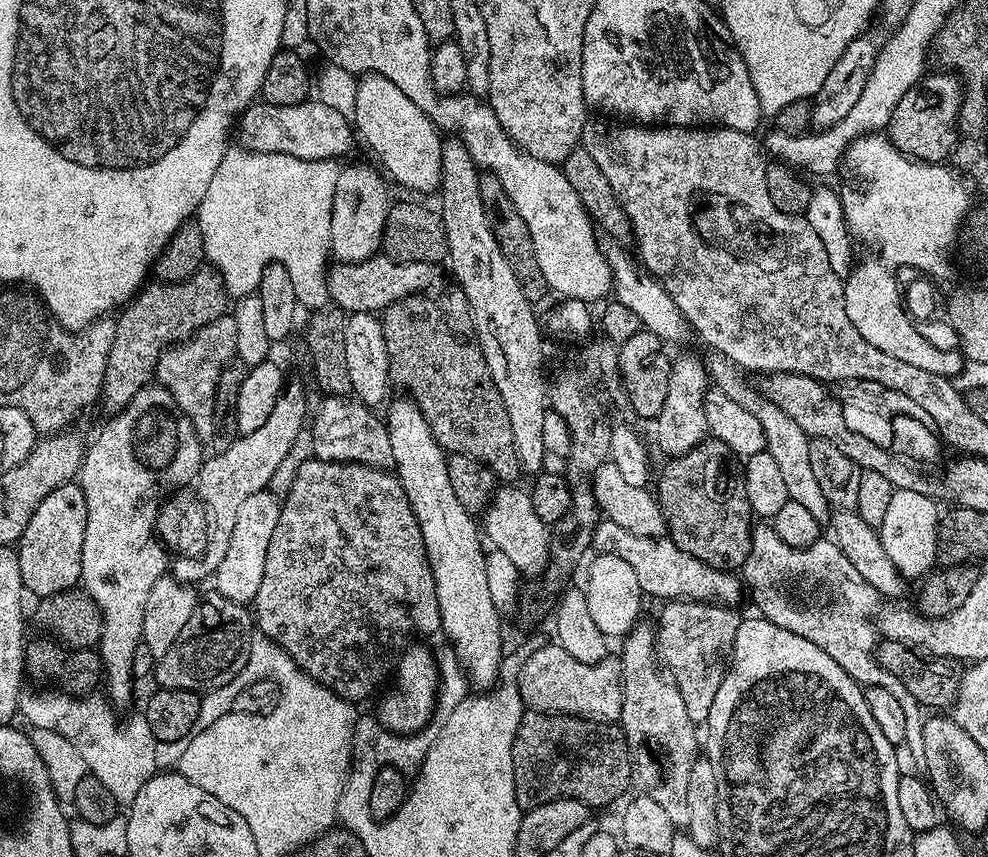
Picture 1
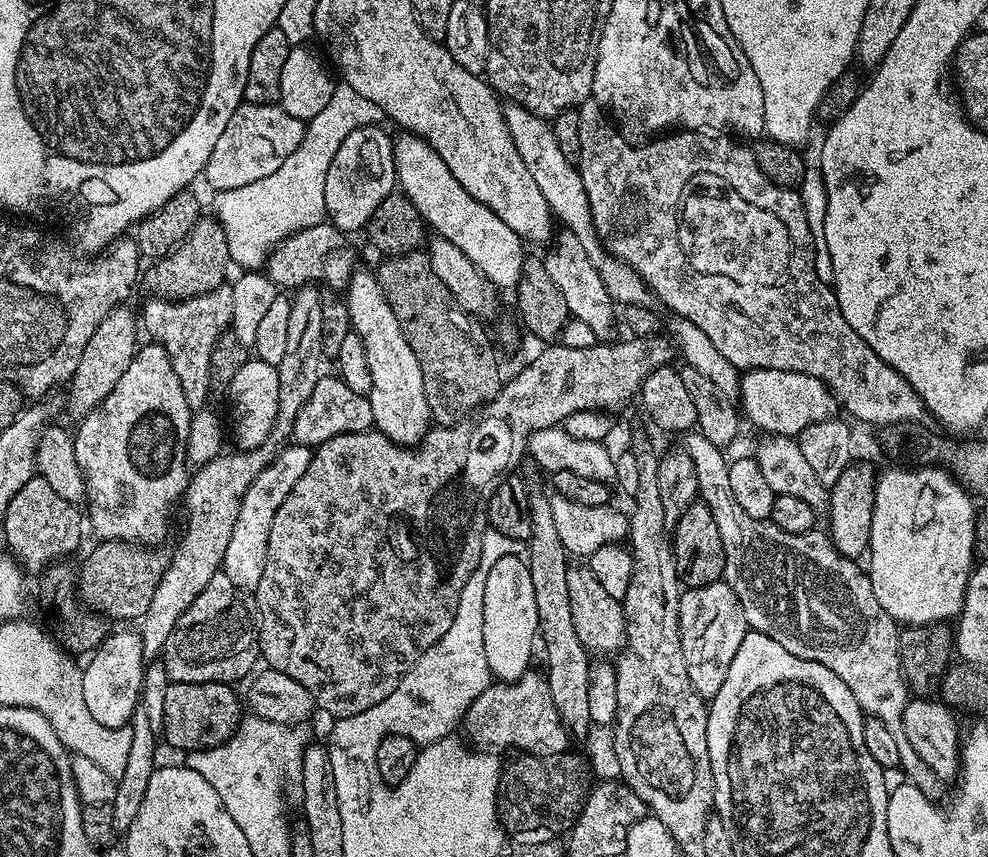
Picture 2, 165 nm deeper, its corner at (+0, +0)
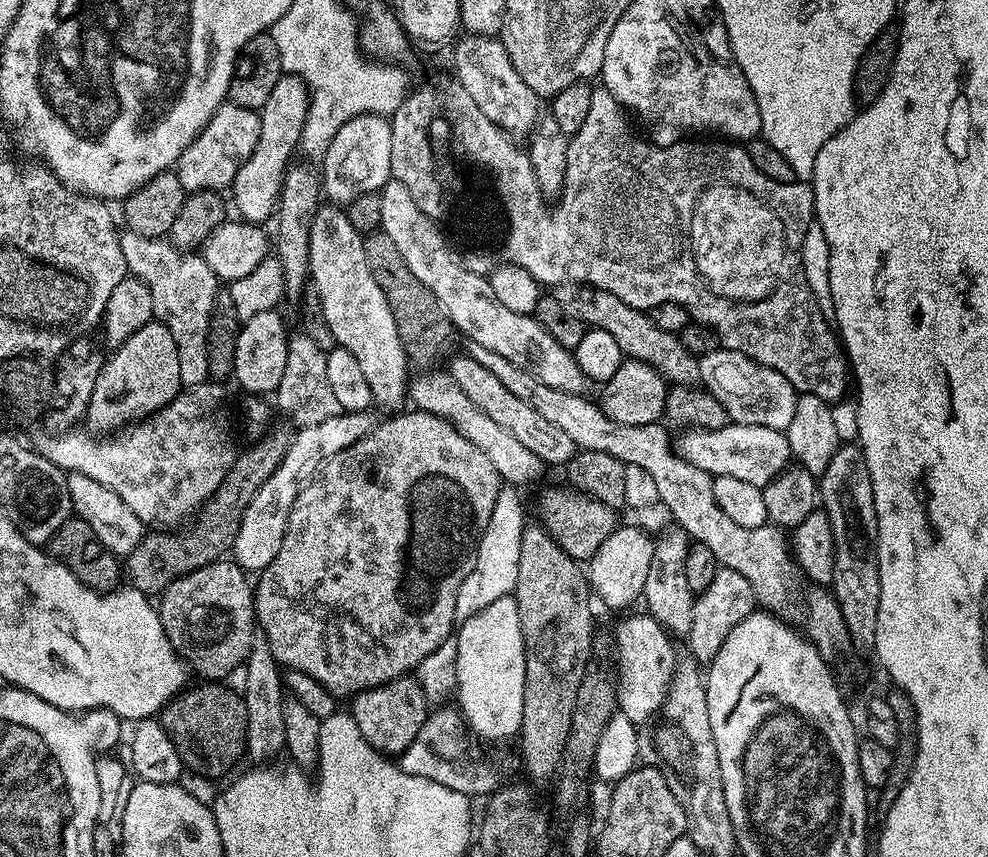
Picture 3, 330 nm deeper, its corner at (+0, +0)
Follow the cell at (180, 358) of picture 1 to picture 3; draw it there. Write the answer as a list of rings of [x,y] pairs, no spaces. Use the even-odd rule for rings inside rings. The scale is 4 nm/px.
[[[124,230],[120,232],[120,245],[129,273],[149,287],[155,319],[164,324],[166,330],[170,330],[174,337],[174,346],[178,346],[181,385],[184,388],[193,388],[205,383],[209,379],[206,338],[218,291],[214,270],[206,266],[203,256],[189,254],[177,248],[168,238],[143,236]]]

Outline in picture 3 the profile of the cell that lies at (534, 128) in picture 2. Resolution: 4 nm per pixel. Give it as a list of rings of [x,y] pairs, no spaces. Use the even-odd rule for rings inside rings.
[[[471,34],[463,38],[457,39],[451,49],[452,68],[456,71],[453,72],[454,79],[460,83],[462,90],[466,90],[466,94],[470,94],[471,107],[482,110],[482,114],[486,114],[494,126],[509,136],[527,137],[542,115],[542,109],[539,108],[541,101],[534,90],[530,90],[530,86],[518,78],[518,70],[514,70],[514,64],[510,62],[510,56],[506,54],[499,38]]]

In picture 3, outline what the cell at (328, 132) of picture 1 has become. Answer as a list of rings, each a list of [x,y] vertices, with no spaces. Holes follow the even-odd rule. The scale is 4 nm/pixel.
[[[231,102],[221,104],[176,160],[174,171],[185,193],[227,189],[236,177],[237,170],[244,165],[246,158],[250,158],[254,146],[258,146],[259,133],[259,111],[240,108]]]

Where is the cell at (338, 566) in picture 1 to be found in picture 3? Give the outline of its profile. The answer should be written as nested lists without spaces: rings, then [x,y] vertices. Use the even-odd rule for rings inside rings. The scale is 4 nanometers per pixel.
[[[404,410],[389,416],[392,417],[385,424],[379,423],[373,427],[361,440],[354,442],[354,446],[346,446],[346,450],[334,454],[334,458],[324,463],[320,471],[304,485],[290,512],[278,558],[274,558],[270,566],[258,573],[254,584],[256,622],[262,629],[262,635],[268,639],[268,648],[277,664],[293,672],[310,674],[310,678],[318,678],[318,682],[322,682],[322,686],[326,686],[326,690],[337,698],[351,698],[368,688],[377,688],[399,676],[415,673],[421,662],[427,656],[432,656],[434,650],[438,650],[438,646],[453,635],[458,624],[458,590],[462,582],[466,582],[466,574],[474,570],[476,545],[486,530],[486,522],[490,520],[494,502],[502,487],[500,475],[494,470],[490,458],[486,458],[486,454],[482,454],[474,442],[462,438],[462,434],[458,434],[458,430],[442,418],[419,410]]]

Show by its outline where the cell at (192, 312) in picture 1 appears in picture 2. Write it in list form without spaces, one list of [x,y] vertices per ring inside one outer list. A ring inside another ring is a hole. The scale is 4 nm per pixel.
[[[202,218],[190,230],[190,234],[182,241],[173,252],[166,256],[161,256],[159,260],[149,263],[142,272],[142,288],[148,291],[147,295],[152,298],[162,300],[183,300],[186,296],[197,296],[206,294],[218,286],[222,286],[229,279],[228,268],[230,261],[228,258],[228,247],[226,246],[226,234],[222,230],[219,220],[215,218]]]

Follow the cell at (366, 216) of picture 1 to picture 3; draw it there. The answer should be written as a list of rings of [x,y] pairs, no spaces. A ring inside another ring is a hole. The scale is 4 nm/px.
[[[362,114],[340,125],[322,161],[322,192],[331,203],[346,206],[354,198],[380,189],[392,179],[389,117]]]

